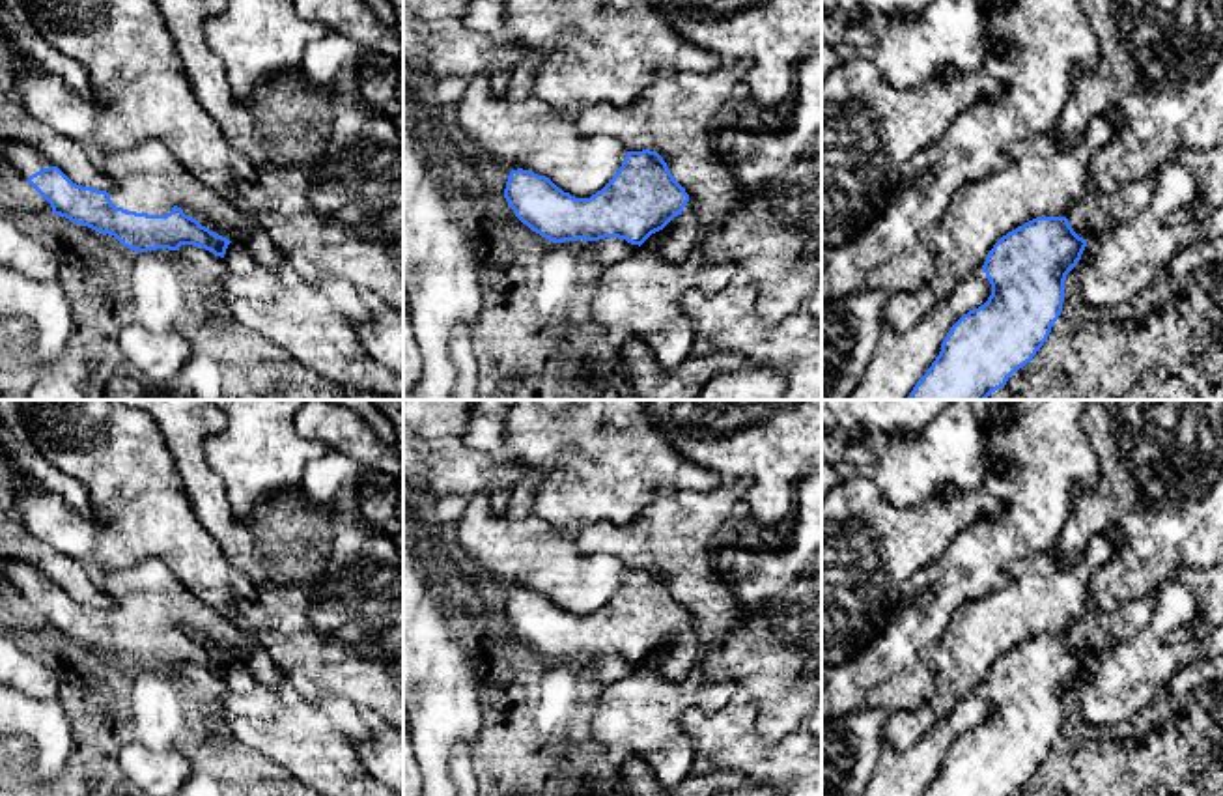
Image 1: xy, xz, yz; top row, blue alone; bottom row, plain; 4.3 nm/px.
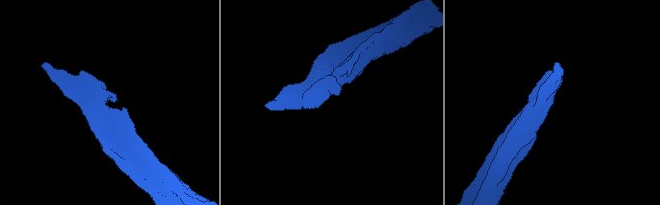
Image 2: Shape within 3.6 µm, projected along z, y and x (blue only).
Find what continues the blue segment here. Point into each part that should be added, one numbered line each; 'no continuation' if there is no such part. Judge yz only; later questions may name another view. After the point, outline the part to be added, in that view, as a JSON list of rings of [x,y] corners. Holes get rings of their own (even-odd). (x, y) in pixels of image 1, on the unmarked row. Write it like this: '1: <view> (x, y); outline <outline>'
no continuation

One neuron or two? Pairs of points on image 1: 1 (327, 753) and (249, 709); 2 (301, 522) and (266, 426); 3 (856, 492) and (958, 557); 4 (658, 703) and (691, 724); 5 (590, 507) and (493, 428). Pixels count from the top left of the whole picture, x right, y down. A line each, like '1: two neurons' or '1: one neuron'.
1: one neuron
2: two neurons
3: two neurons
4: two neurons
5: two neurons

